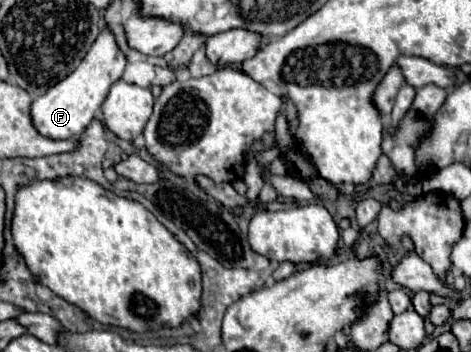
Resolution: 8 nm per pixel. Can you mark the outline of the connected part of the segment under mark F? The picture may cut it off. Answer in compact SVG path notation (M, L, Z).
M103 28L91 50L87 52L87 56L77 66L77 70L71 72L65 80L61 80L61 84L55 84L49 92L39 96L31 104L31 118L35 130L51 140L71 140L79 136L93 120L99 106L103 104L111 84L115 84L121 78L125 64L127 62L119 52L113 34L107 28Z

